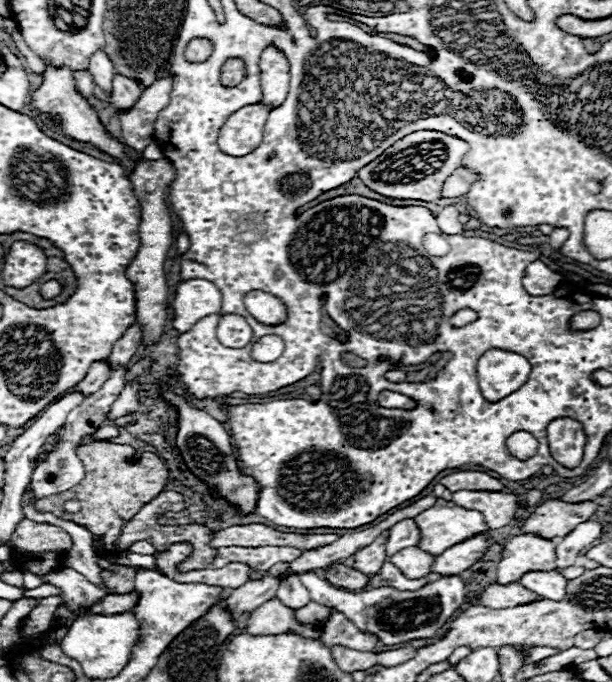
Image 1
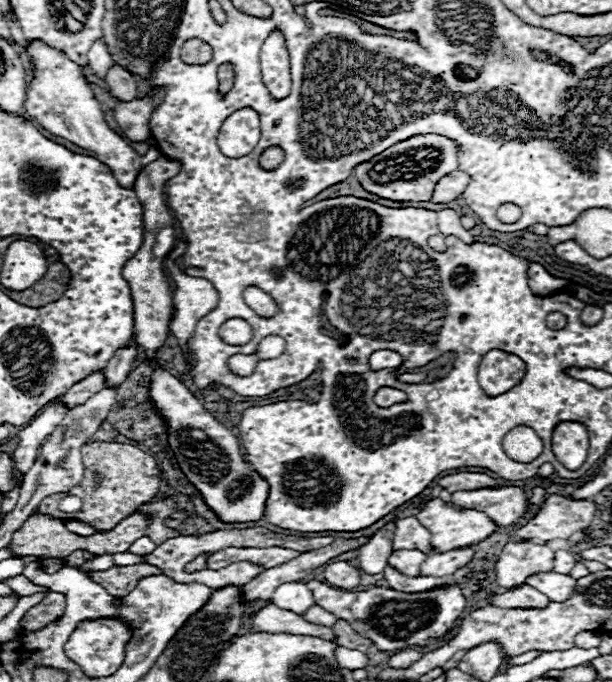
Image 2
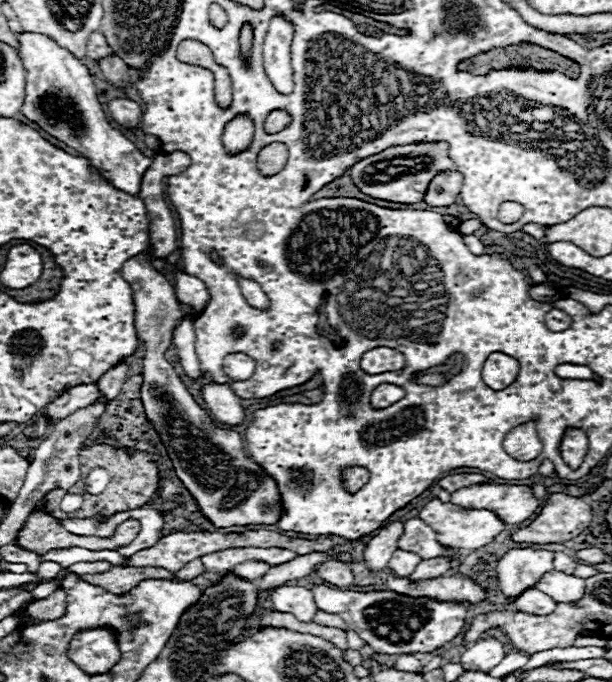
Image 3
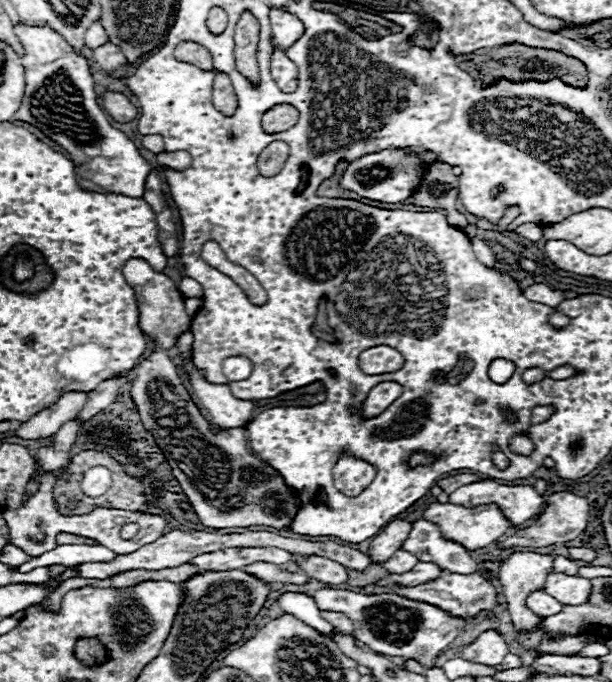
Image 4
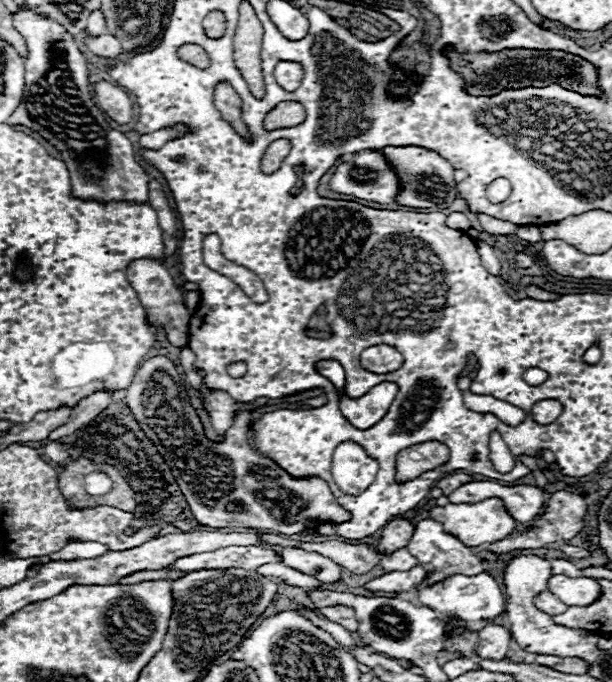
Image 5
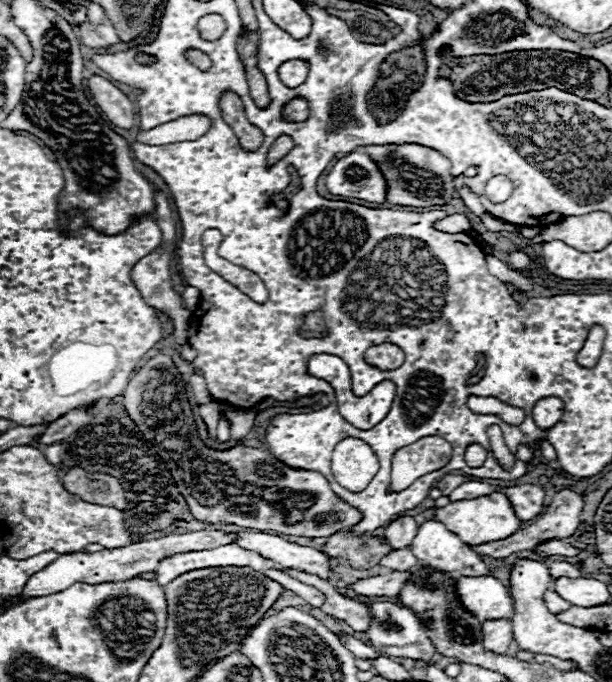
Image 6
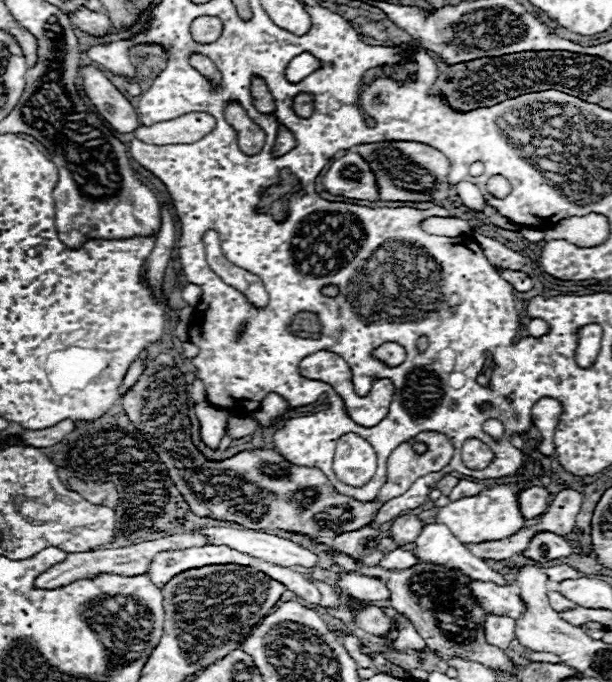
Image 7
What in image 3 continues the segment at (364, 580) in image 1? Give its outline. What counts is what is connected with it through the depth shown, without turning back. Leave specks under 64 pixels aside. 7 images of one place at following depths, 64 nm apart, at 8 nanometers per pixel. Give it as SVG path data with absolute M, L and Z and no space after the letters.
M324 560L324 562L314 566L314 572L318 574L318 578L322 578L322 580L326 580L332 586L338 586L338 588L346 588L354 582L354 576L352 576L348 564L344 564L344 562Z

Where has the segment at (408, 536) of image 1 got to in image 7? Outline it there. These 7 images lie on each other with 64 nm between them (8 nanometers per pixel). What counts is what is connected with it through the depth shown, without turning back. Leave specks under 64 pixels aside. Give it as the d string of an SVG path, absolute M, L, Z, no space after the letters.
M426 524L422 534L416 540L416 556L422 562L432 564L446 564L446 568L458 568L462 572L468 572L472 580L480 582L494 582L498 586L506 586L502 574L494 572L486 560L476 558L472 552L468 552L462 542L452 536L452 532L444 524Z

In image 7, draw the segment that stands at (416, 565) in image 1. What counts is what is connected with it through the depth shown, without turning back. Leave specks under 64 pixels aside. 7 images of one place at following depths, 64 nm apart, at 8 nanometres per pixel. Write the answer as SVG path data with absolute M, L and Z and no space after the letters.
M392 550L388 552L382 560L380 560L380 566L382 568L388 568L388 570L404 570L404 568L410 568L418 562L418 558L412 554L412 552L404 552L404 550Z

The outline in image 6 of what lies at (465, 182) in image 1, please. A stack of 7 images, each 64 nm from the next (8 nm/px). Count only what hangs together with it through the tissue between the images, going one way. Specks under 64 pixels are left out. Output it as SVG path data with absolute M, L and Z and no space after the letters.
M420 144L366 146L364 152L376 162L388 184L386 202L402 206L430 206L430 204L448 204L452 200L454 182L450 176L450 160L440 152Z

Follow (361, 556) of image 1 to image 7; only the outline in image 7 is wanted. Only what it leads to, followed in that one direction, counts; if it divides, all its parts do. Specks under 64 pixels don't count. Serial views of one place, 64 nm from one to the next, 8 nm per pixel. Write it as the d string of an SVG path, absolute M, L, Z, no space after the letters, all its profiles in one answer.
M406 514L394 520L394 524L390 526L390 534L394 536L394 540L398 540L398 544L412 544L420 536L422 528L424 528L424 522L418 516Z

